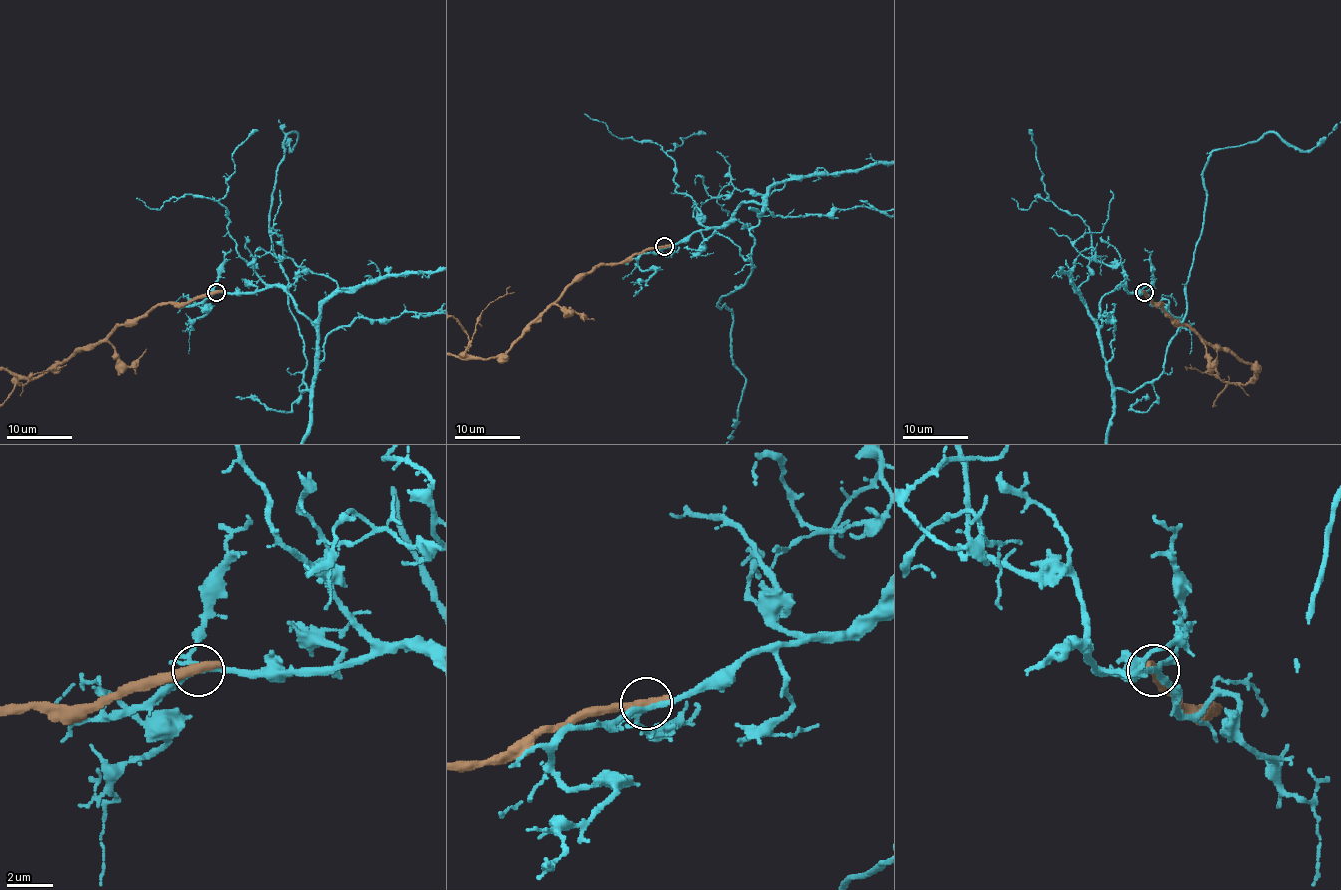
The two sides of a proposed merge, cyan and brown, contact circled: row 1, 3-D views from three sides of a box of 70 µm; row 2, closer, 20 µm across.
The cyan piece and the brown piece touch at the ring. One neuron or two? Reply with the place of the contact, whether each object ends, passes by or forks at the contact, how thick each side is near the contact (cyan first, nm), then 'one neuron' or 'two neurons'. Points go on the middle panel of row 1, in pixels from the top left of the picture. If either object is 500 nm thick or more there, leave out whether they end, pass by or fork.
at (664, 246); 240 nm thick on the cyan side, 500 nm on the other; two neurons

